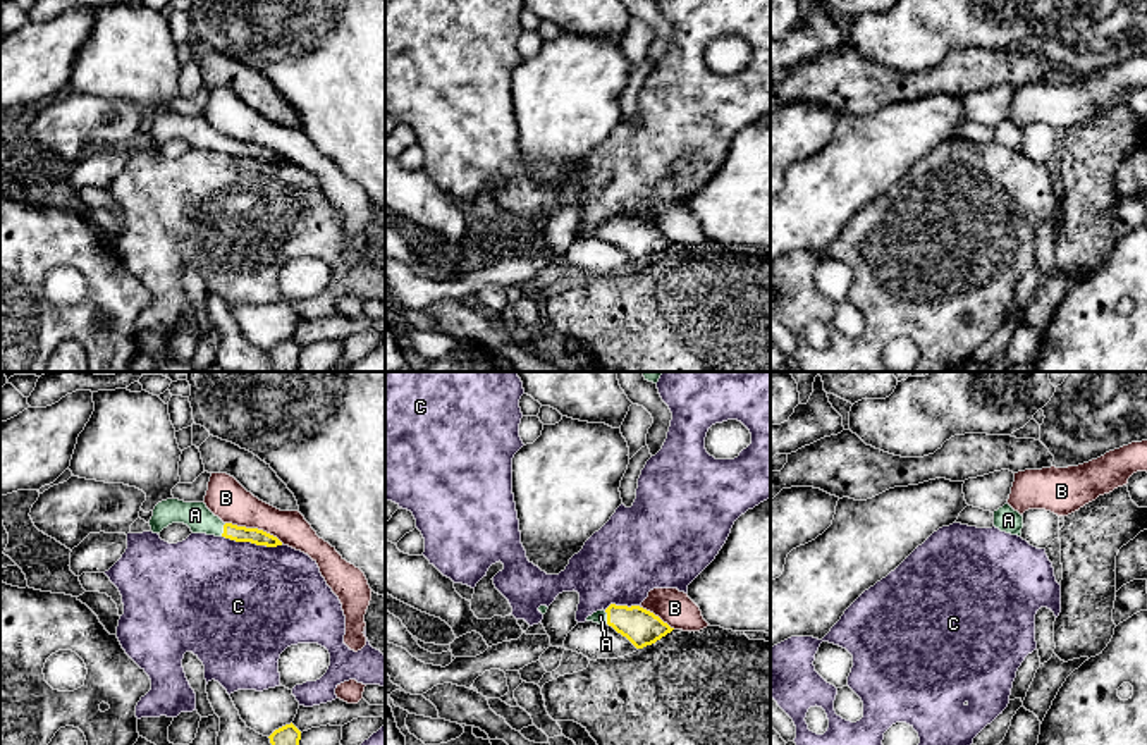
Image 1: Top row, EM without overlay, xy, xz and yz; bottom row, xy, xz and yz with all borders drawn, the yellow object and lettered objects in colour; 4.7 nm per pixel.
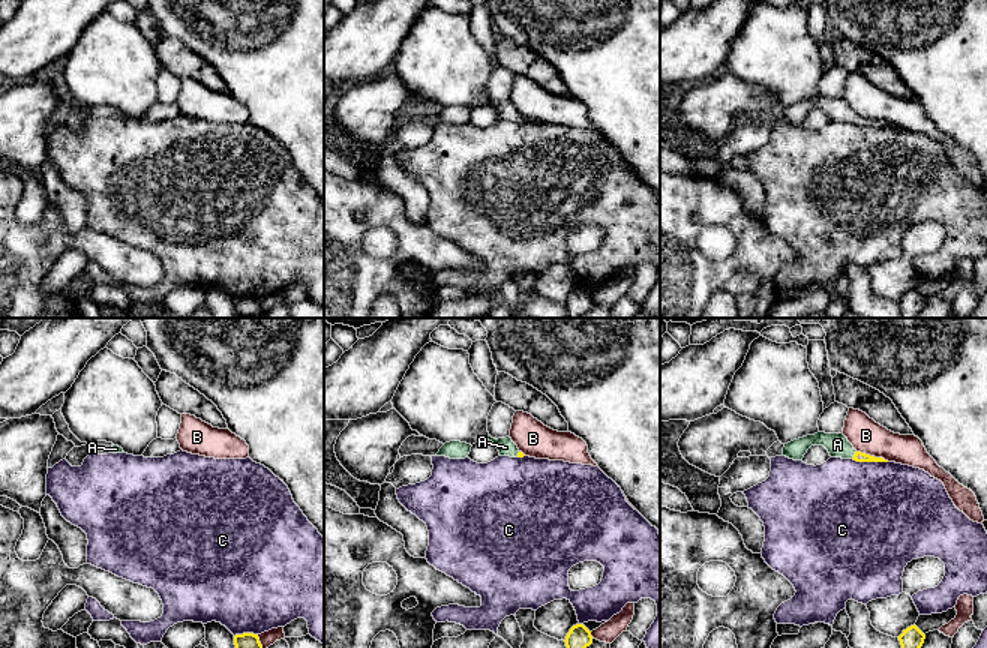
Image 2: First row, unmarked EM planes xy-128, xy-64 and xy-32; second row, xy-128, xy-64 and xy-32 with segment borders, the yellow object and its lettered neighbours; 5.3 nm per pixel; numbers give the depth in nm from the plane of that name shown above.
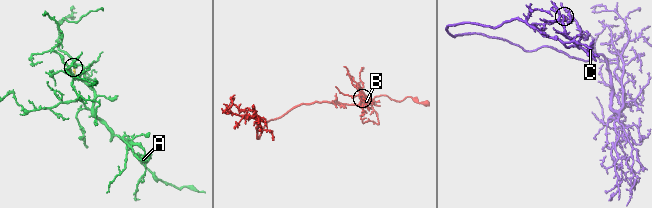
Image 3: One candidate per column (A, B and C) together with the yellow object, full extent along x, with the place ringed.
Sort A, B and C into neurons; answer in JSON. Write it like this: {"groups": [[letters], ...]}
{"groups": [["A"], ["B"], ["C"]]}

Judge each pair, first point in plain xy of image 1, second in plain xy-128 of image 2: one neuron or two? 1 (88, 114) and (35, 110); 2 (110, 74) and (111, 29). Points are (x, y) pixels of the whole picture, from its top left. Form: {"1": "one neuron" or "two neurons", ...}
{"1": "one neuron", "2": "one neuron"}

